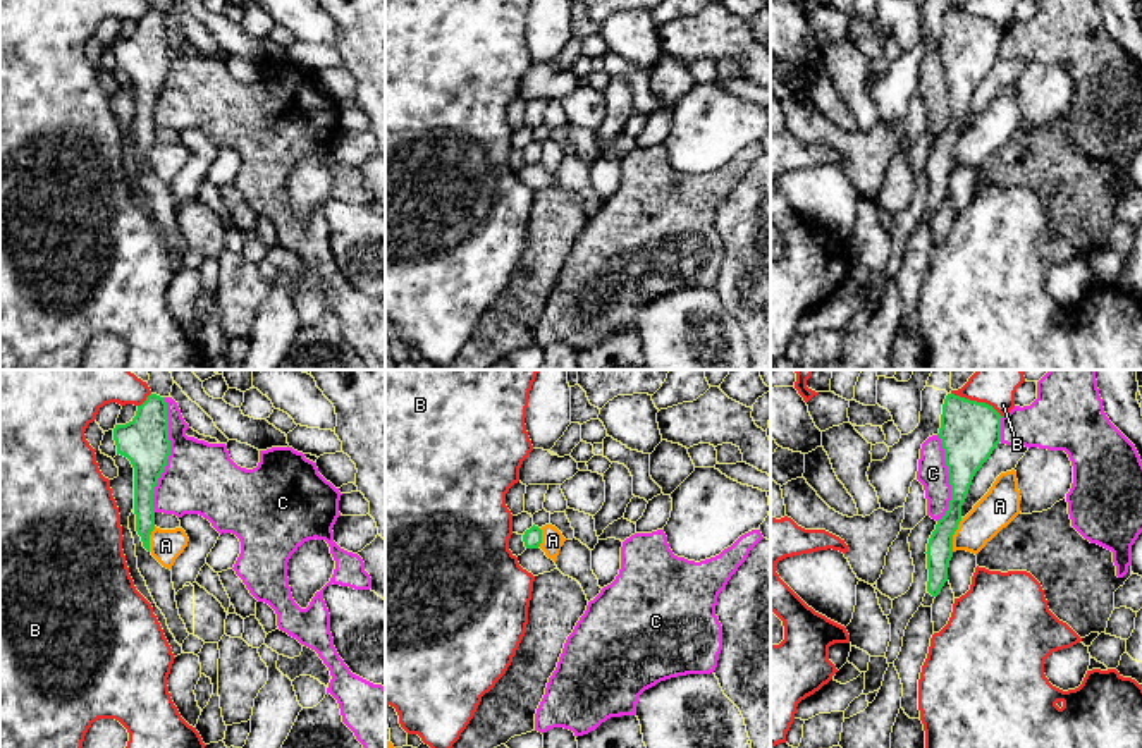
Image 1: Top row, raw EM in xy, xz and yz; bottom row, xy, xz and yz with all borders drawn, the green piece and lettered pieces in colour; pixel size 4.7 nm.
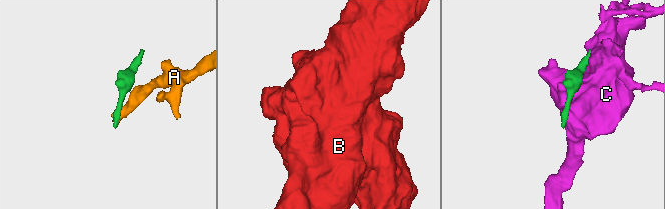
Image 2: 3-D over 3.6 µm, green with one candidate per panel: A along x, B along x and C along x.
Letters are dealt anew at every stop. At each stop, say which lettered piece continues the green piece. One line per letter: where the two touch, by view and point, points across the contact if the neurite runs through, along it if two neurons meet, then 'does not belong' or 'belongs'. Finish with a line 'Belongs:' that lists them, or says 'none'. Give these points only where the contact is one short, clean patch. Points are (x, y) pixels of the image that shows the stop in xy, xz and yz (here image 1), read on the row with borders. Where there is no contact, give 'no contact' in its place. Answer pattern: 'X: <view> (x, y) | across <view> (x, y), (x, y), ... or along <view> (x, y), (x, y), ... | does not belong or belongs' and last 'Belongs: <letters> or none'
A: yz (953, 533) | along yz (962, 518), (953, 535), (951, 551) | does not belong
B: yz (976, 401) | along yz (951, 392), (984, 401), (1001, 416) | does not belong
C: xy (169, 454) | does not belong
Belongs: none

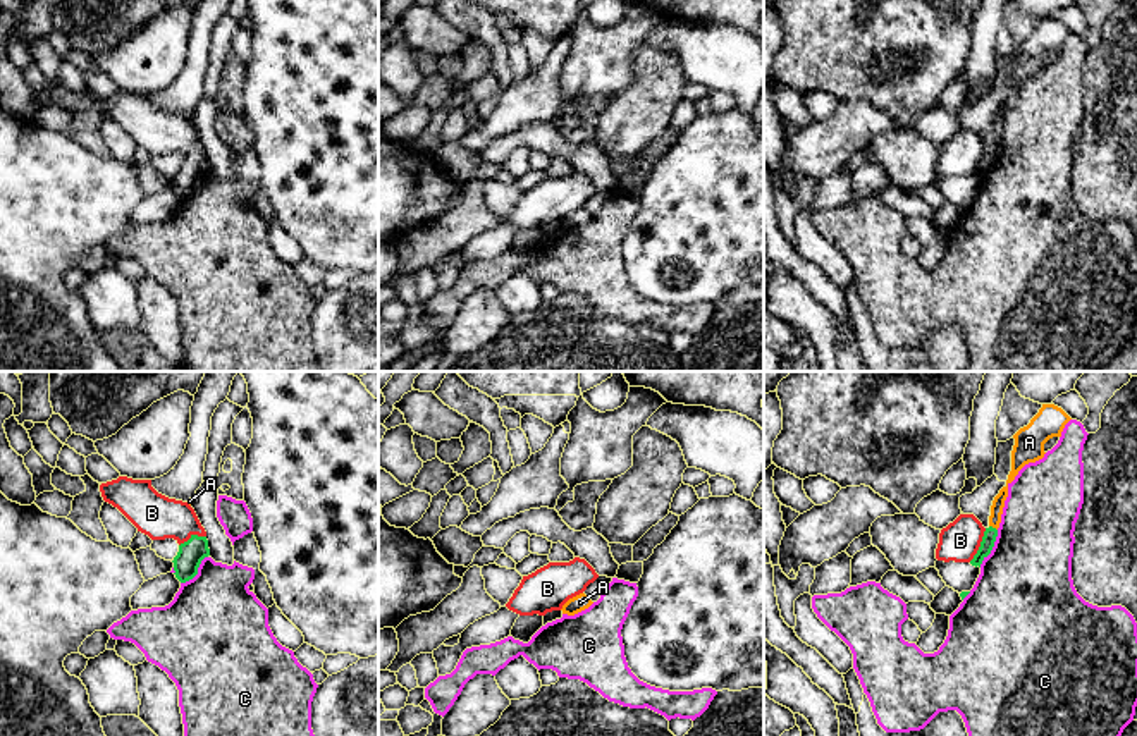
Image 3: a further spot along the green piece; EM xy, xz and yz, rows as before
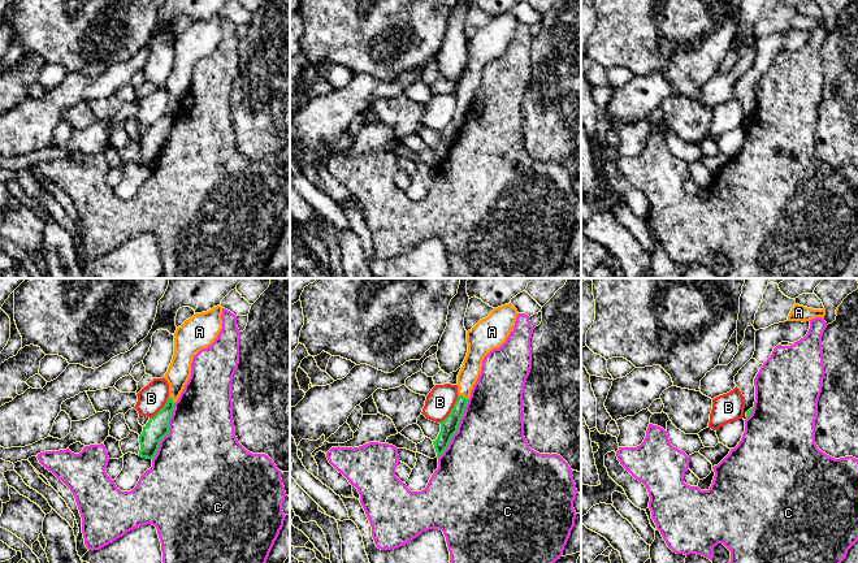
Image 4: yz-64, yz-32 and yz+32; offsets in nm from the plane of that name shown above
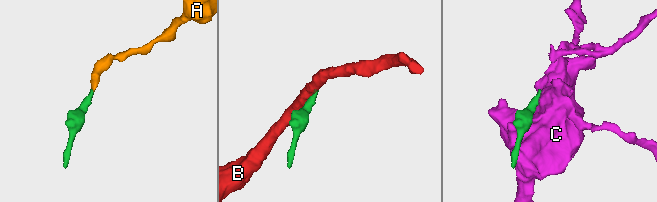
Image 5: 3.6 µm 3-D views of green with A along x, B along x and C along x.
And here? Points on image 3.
A: yz (991, 527) | across yz (989, 535), (991, 527), (996, 509) | belongs
B: yz (981, 545) | along yz (986, 528), (977, 552), (969, 561) | does not belong
C: yz (991, 549) | does not belong
Belongs: A

